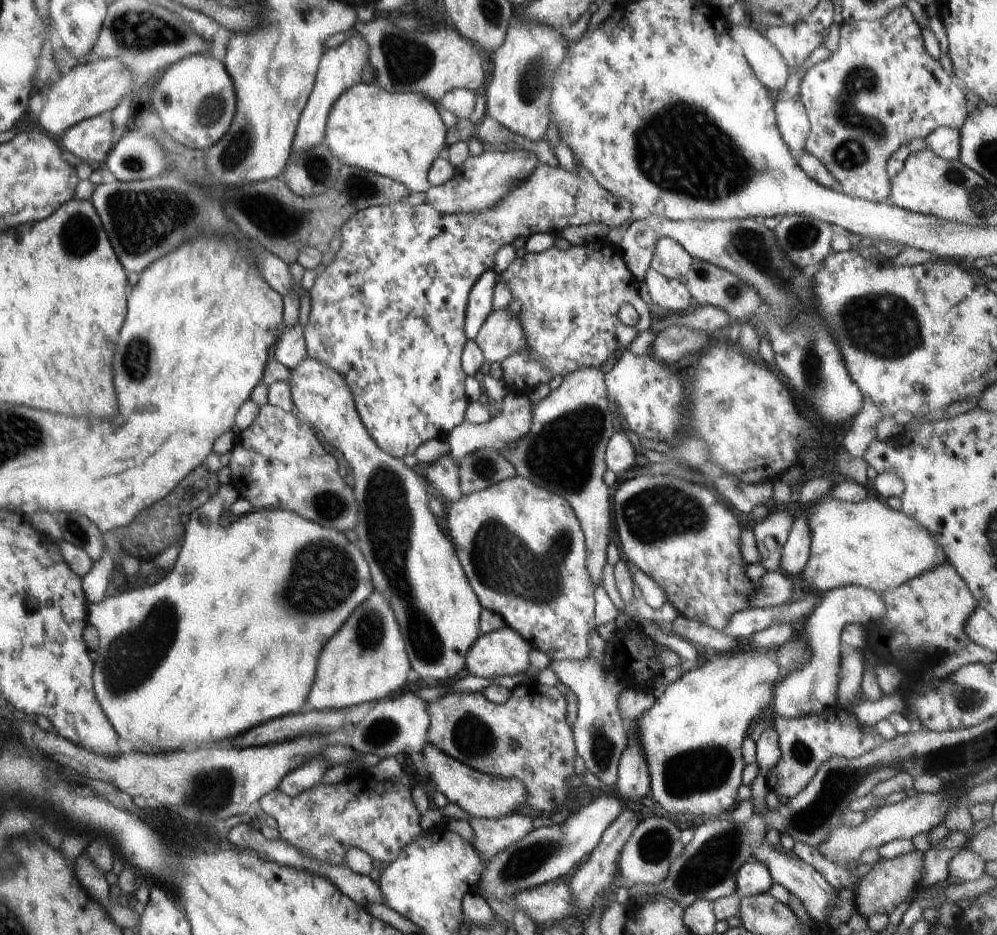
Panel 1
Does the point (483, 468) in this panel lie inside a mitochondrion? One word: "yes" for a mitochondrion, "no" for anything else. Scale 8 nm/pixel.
yes

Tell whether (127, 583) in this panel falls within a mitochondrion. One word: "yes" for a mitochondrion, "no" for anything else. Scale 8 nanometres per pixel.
no

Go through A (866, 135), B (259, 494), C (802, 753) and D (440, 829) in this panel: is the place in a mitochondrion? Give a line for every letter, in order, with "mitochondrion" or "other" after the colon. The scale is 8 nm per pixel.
A: mitochondrion
B: other
C: mitochondrion
D: other

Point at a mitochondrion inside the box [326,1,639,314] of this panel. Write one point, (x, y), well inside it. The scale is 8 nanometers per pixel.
(407, 59)

